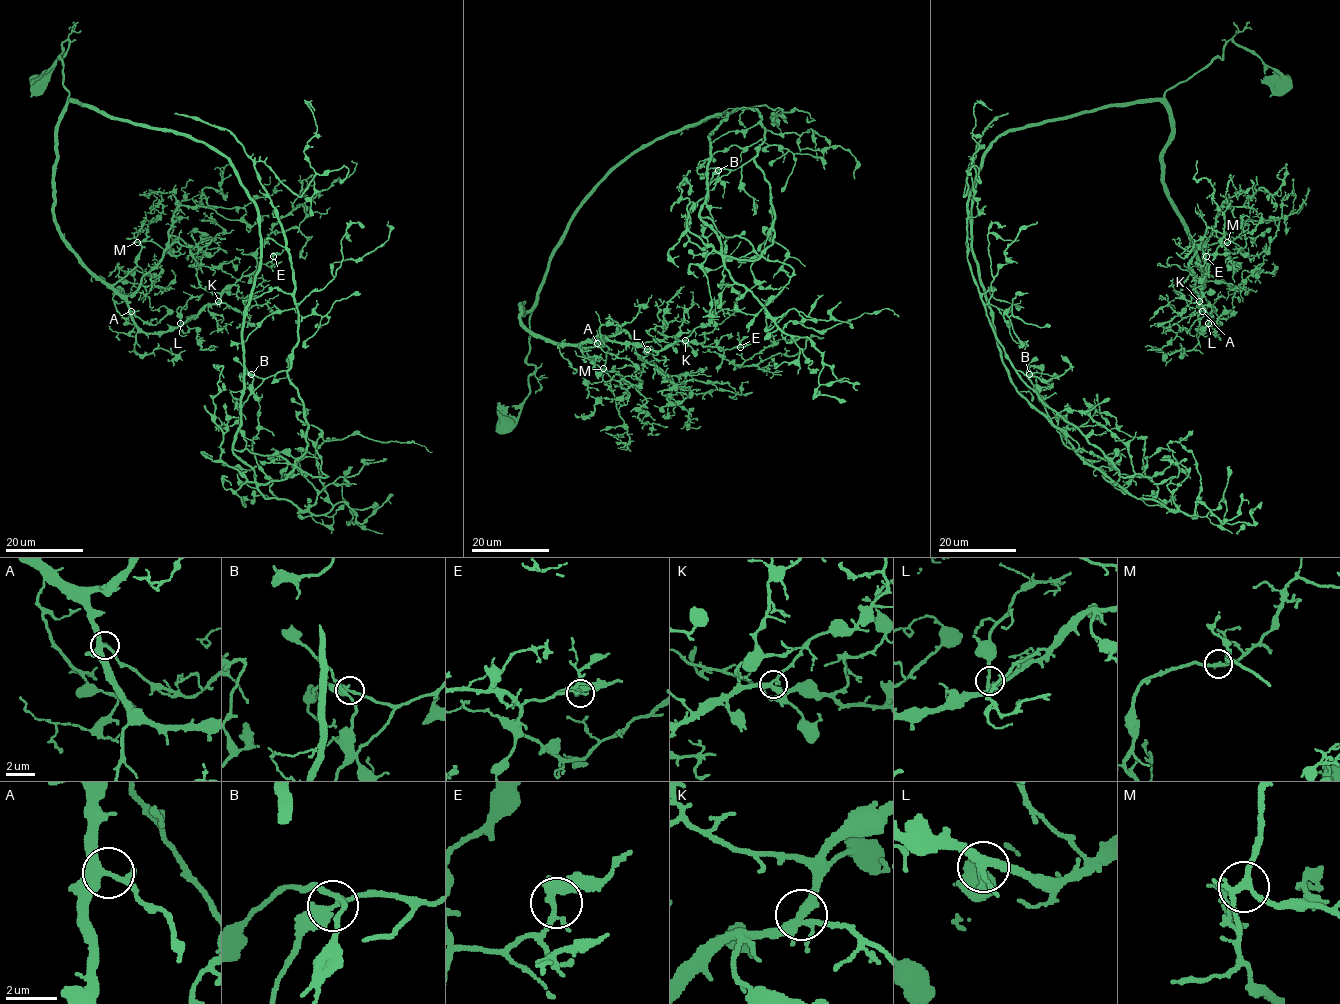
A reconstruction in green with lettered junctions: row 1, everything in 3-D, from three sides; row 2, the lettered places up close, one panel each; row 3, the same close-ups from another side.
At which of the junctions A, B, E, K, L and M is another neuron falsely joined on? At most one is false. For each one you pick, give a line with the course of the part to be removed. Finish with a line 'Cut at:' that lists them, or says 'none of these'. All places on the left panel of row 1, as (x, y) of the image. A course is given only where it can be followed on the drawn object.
B: course (251, 374), (286, 371), (298, 341), (289, 249), (254, 165), (300, 196), (313, 110)
Cut at: B

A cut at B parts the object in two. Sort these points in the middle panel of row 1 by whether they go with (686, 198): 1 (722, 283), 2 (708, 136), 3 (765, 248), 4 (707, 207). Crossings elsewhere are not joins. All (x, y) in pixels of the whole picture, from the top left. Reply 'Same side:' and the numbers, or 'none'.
Same side: 3

